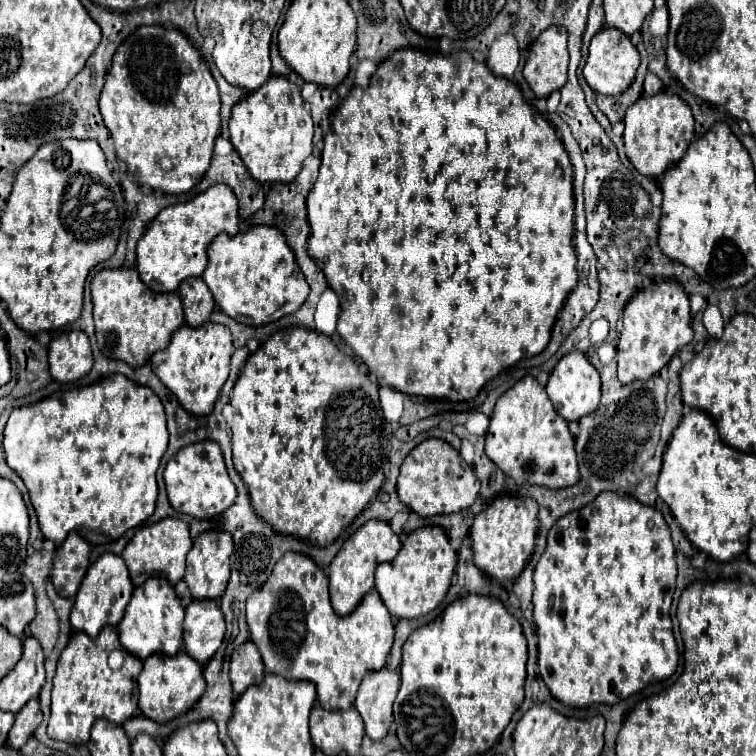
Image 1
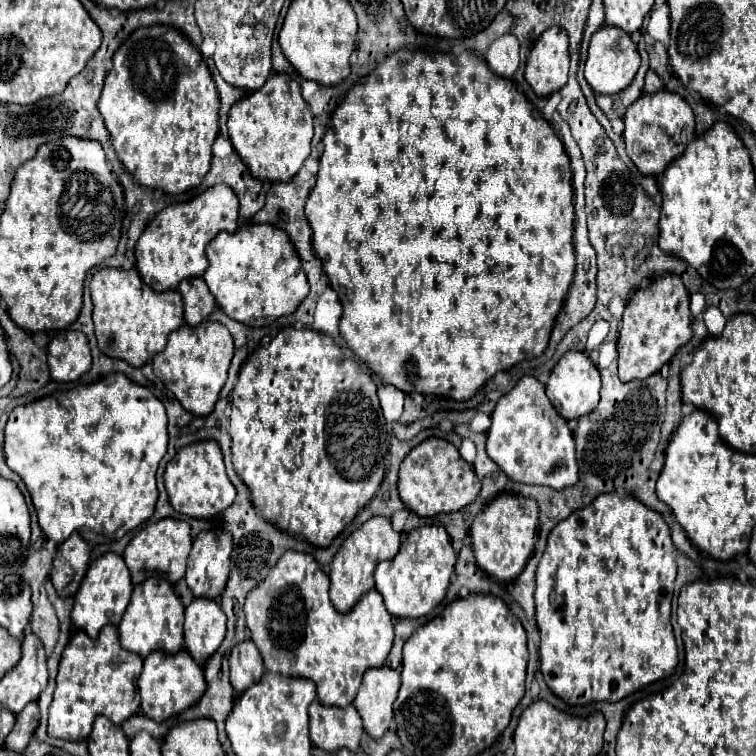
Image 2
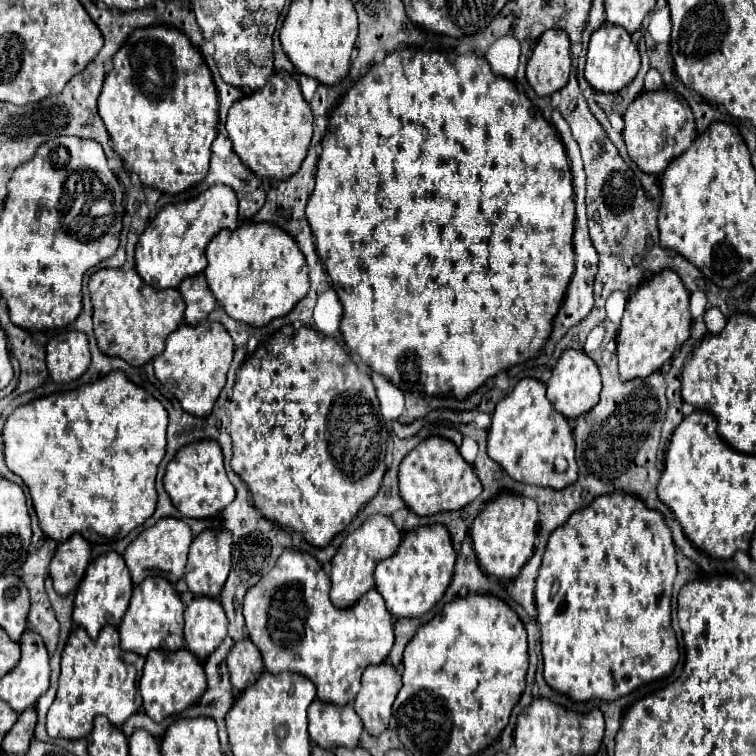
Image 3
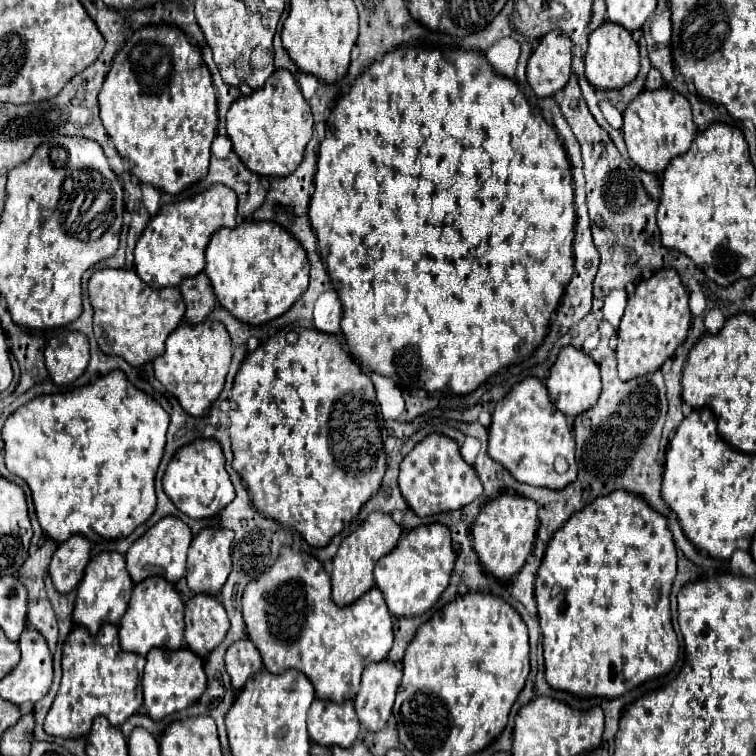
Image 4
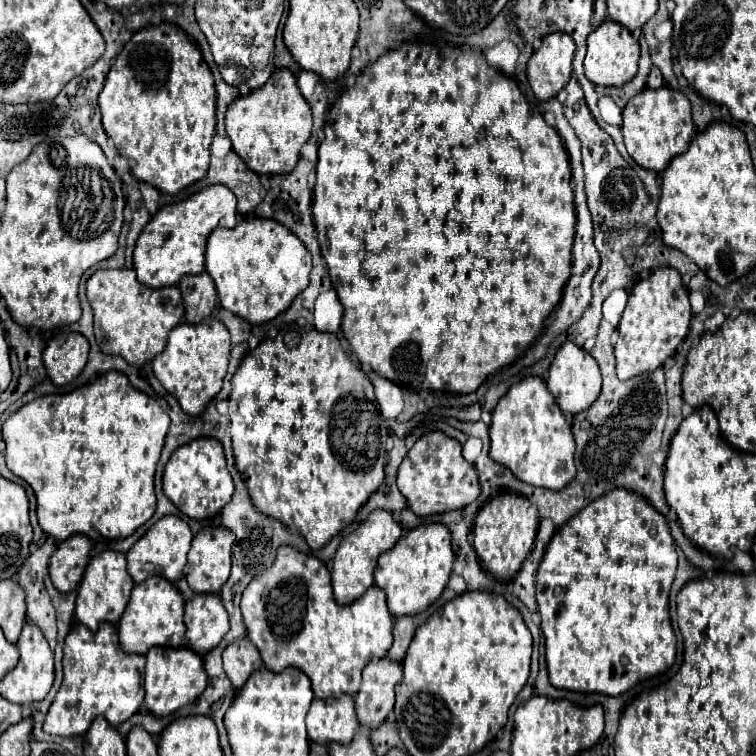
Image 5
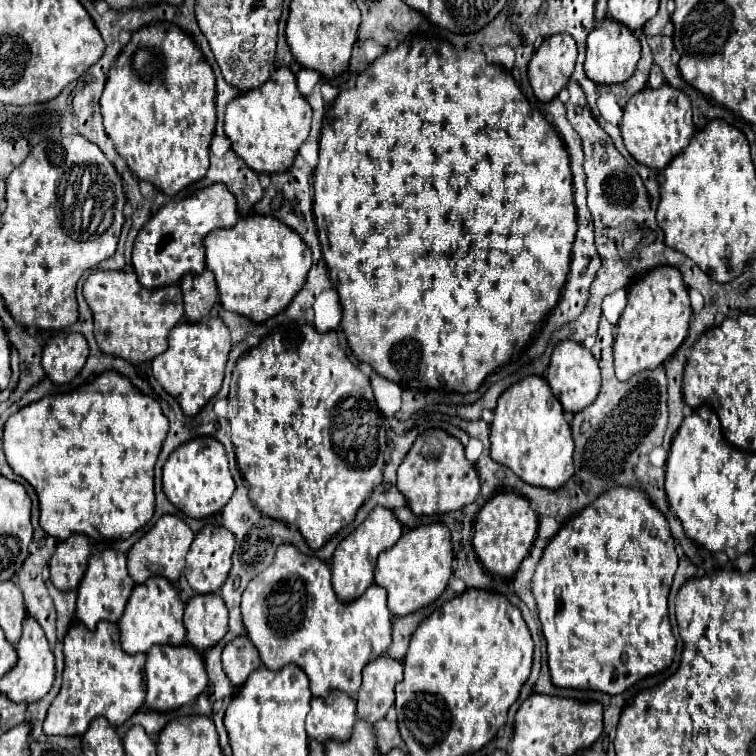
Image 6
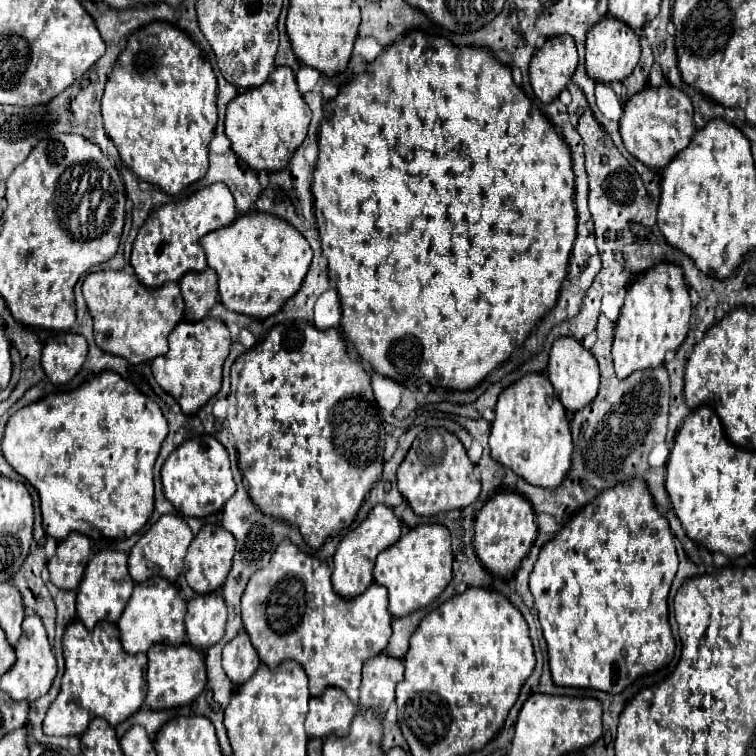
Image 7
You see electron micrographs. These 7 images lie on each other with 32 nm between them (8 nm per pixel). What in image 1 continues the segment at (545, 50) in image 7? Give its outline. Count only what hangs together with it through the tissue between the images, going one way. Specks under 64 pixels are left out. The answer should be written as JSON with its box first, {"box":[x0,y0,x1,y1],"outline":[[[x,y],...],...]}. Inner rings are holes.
{"box":[524,26,568,98],"outline":[[[562,26],[546,28],[530,46],[524,78],[538,98],[550,96],[566,84],[568,34]]]}

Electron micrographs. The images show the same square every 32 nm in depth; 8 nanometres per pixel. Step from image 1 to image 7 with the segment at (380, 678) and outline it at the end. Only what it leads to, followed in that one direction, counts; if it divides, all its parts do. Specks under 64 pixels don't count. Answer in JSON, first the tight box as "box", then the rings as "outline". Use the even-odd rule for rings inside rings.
{"box":[360,652,404,714],"outline":[[[386,652],[364,660],[360,704],[384,714],[394,702],[394,688],[404,680],[404,664]]]}

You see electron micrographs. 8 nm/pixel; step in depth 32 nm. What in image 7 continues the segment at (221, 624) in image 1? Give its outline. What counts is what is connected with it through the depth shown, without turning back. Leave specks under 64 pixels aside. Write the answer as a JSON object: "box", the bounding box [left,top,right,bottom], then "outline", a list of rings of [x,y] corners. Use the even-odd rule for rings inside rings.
{"box":[186,592,226,648],"outline":[[[218,592],[200,594],[188,602],[186,636],[194,648],[210,648],[226,628],[226,604]]]}

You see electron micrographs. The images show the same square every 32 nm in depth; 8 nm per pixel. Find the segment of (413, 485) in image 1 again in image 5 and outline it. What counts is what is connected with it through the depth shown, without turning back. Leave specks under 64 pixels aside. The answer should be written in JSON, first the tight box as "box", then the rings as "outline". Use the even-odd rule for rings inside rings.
{"box":[398,430,480,516],"outline":[[[440,430],[426,432],[416,440],[412,452],[408,452],[398,468],[398,488],[416,516],[460,510],[480,496],[478,474],[474,466],[464,460],[462,444]]]}

